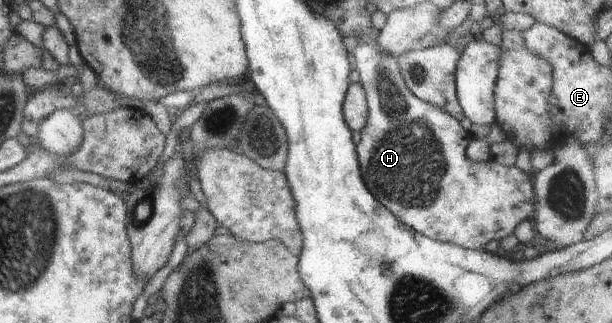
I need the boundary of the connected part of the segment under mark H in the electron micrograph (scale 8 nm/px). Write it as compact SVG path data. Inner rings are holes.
M359 42L354 53L350 55L353 63L353 69L357 70L359 74L360 85L363 87L366 103L368 106L368 117L365 126L361 130L361 140L356 146L358 161L360 164L361 176L364 185L369 189L375 200L378 200L385 208L388 208L403 224L409 228L417 231L423 236L435 239L438 241L450 242L468 249L483 250L485 245L491 240L503 240L506 236L514 234L515 228L523 220L532 221L534 216L534 188L532 174L527 174L521 171L518 167L512 167L500 164L494 158L490 158L485 162L475 162L466 155L466 146L468 145L471 135L468 131L463 129L461 123L448 112L445 112L438 106L429 104L420 98L417 98L404 83L400 75L400 68L398 65L398 58L387 55L381 52L376 42L373 44L362 44Z

